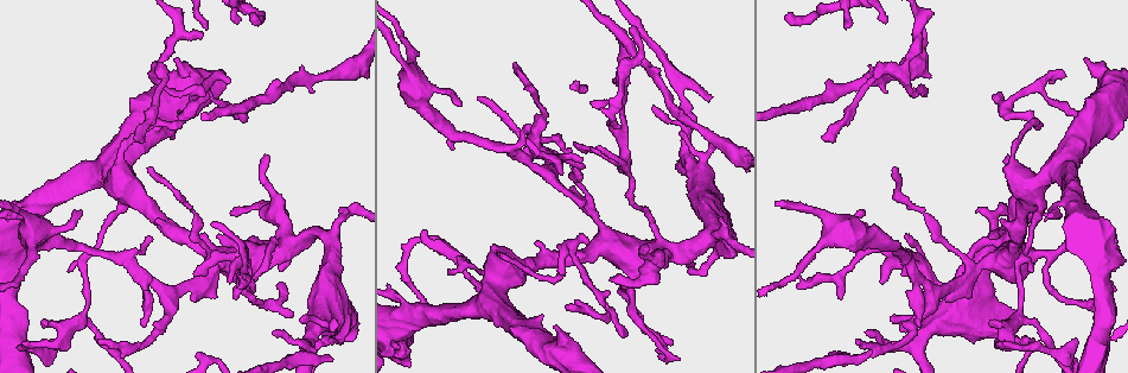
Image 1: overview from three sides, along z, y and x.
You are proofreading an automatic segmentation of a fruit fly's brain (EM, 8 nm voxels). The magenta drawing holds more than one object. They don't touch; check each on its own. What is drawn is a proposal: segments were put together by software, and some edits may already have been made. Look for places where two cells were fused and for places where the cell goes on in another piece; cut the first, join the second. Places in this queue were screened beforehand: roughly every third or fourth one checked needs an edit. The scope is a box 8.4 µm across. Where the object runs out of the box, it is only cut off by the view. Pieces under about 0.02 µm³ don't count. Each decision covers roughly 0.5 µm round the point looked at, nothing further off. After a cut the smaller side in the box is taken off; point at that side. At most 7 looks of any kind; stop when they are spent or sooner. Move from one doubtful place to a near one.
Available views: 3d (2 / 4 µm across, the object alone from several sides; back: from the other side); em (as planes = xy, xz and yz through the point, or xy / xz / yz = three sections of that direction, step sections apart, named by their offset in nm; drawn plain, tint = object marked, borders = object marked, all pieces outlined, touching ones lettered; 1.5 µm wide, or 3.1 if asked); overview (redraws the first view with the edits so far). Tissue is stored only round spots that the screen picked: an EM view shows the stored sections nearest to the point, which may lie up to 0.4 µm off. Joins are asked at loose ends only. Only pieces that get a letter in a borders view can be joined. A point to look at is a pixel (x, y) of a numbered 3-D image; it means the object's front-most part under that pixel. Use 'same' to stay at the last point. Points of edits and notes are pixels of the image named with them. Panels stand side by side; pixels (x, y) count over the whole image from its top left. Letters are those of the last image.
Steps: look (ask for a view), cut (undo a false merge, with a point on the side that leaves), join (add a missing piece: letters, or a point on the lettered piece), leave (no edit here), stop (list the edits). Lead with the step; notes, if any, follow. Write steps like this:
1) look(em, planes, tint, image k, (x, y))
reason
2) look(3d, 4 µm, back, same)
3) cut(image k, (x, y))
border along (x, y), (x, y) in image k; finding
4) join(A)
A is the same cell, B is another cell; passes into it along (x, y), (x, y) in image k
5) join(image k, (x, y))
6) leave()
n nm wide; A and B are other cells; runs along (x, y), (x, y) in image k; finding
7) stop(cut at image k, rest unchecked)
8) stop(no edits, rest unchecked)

look(3d, 4 µm, image 1, (913, 328))
sudden change in width

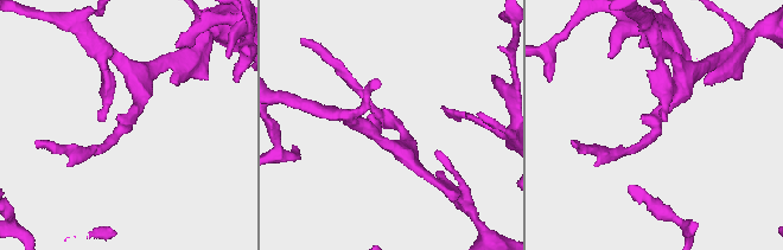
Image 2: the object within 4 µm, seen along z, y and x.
look(em, planes, borders, image 2, (654, 118))
shape alone is not enough

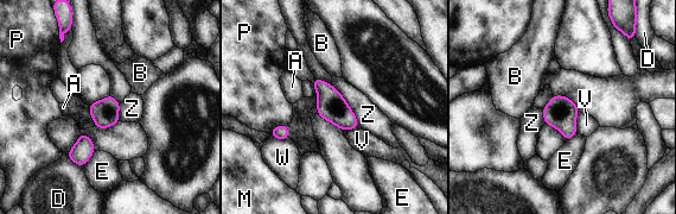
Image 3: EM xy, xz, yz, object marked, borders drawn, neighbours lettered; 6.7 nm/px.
leave()
190 nm wide; A, B, D, E, M, P, V, W and Z are other cells; border along (331, 85), (346, 101), (359, 127) in image 3; one cell here

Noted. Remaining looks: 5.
look(em, planes, borders, image 1, (229, 284))
branch stops here

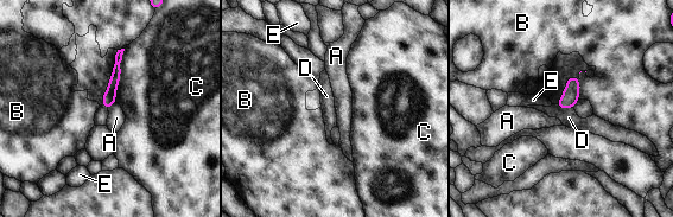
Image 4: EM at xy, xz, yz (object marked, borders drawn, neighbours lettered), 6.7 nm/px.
leave()
A, B, C, D and E are other cells; runs along (119, 55), (116, 75), (106, 104) in image 4; no lettered piece goes on from it

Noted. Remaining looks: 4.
look(em, yz, step 4, borders, image 1, (894, 169))
thin end

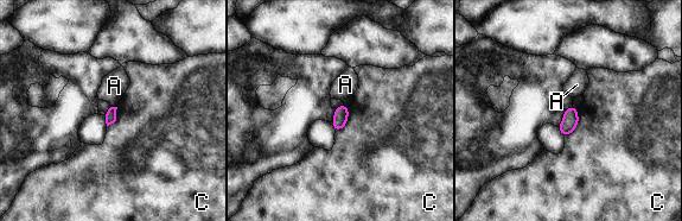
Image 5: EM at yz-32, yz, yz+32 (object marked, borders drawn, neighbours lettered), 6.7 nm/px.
look(em, xy, step 4, borders, same)

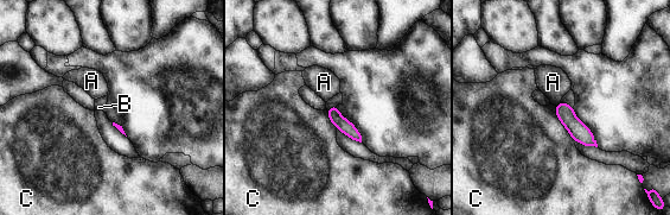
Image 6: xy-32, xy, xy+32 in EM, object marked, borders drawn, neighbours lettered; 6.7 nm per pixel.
leave()
A, B and C are other cells; runs along (332, 109), (333, 114), (358, 138) in image 6; none of them fits

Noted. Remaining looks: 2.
stop(no edits, rest unchecked)

